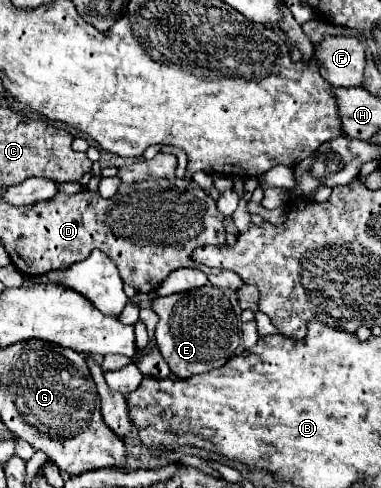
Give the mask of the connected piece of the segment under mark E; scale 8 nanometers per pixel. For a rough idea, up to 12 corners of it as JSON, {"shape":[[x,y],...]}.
{"shape":[[214,285],[156,297],[178,379],[222,367],[240,319]]}

